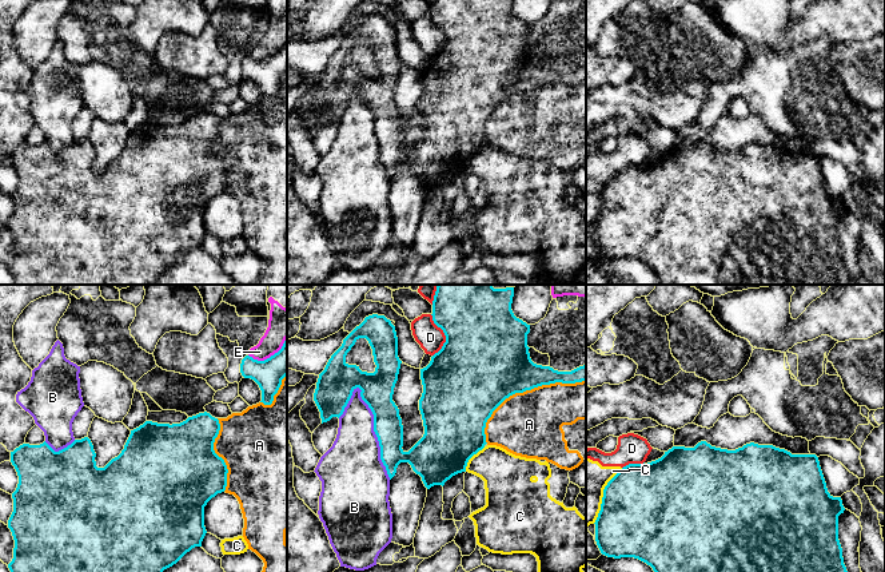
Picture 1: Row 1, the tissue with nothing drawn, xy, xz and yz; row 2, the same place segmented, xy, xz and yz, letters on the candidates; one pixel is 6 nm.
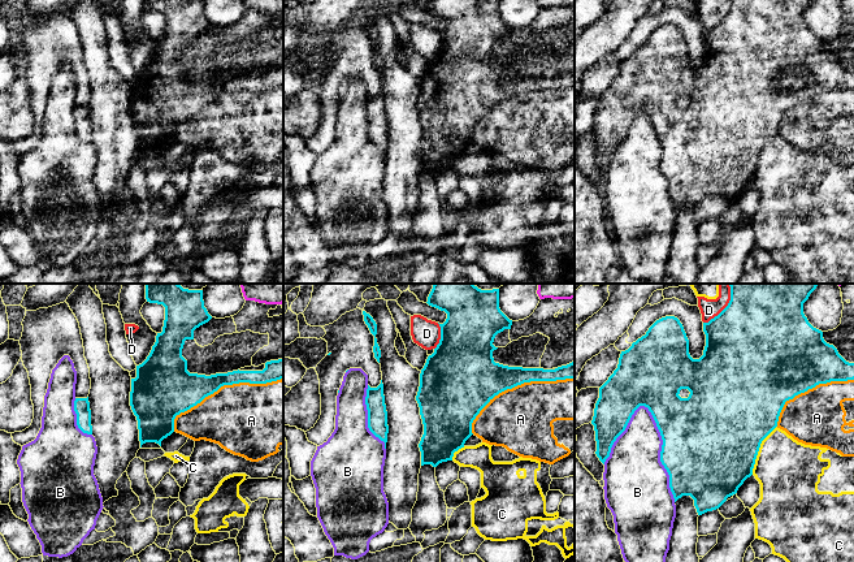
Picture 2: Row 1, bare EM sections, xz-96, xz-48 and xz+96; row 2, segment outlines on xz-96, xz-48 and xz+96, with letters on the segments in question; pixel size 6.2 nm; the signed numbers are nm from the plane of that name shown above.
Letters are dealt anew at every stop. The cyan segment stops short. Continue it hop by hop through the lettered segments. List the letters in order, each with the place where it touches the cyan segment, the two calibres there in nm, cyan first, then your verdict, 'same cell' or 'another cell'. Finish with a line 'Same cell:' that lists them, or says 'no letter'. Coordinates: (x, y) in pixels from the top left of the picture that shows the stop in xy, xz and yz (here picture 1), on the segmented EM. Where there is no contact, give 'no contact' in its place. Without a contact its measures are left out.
A: xz (523, 390) | 460/400 nm | another cell
B: xz (375, 433) | 190/360 nm | another cell
C: xz (471, 456) | 380/280 nm | another cell
D: xz (445, 334) | 480/160 nm | another cell
E: xy (271, 356) | 170/180 nm | another cell
Same cell: no letter

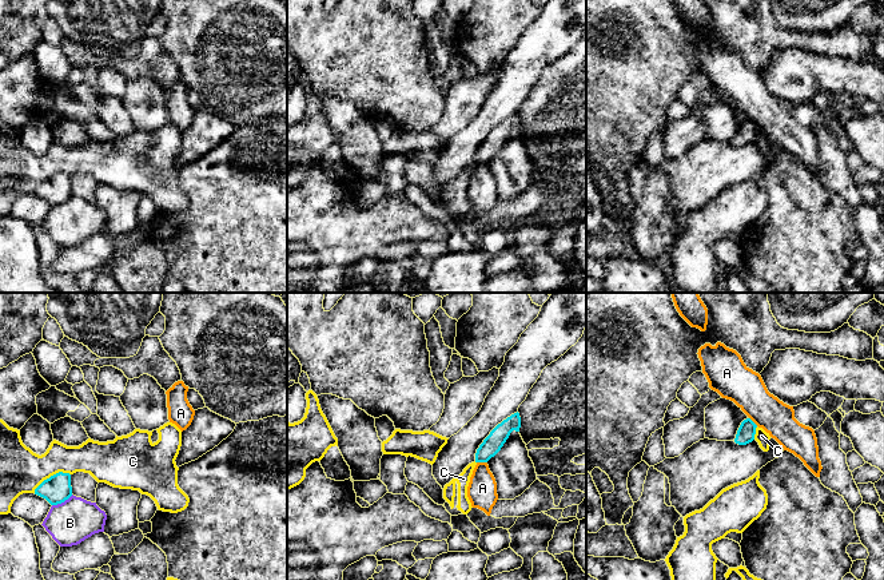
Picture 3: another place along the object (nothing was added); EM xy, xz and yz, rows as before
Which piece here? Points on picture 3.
A: xz (482, 461) | 110/180 nm | another cell
B: xy (62, 501) | 170/260 nm | another cell
C: xy (51, 476) | 170/260 nm | another cell
Same cell: no letter

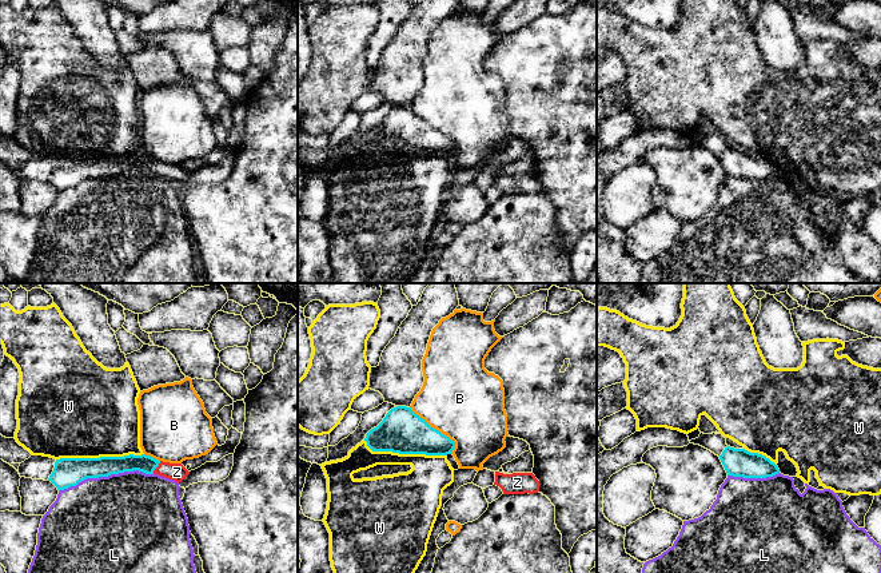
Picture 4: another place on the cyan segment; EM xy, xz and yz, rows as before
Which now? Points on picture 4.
B: xz (435, 429) | 260/460 nm | another cell
L: xy (106, 476) | 180/500 nm | another cell
W: xy (100, 457) | 180/500 nm | another cell
Z: xy (156, 466) | 110/110 nm | same cell
Same cell: Z

